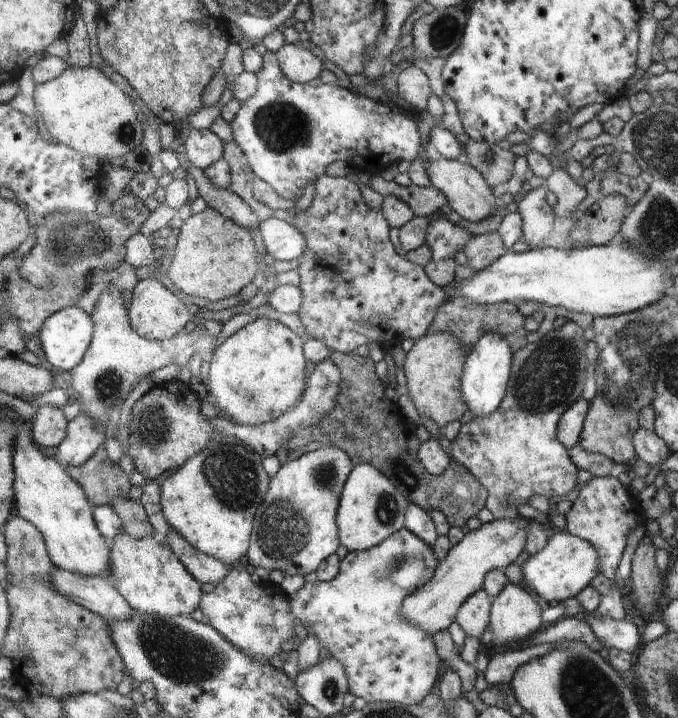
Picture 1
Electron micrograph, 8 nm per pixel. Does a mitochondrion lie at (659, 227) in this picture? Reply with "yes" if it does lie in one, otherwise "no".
yes

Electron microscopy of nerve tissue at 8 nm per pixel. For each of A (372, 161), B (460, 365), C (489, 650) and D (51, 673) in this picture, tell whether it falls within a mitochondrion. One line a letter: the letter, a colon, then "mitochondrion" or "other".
A: other
B: other
C: other
D: other

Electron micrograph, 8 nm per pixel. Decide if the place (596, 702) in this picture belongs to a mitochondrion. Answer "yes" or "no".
yes

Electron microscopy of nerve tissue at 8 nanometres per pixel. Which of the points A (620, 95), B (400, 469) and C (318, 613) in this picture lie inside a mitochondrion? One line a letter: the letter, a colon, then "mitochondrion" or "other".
A: other
B: mitochondrion
C: other

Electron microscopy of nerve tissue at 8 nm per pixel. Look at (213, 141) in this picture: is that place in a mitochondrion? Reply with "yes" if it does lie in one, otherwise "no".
no

